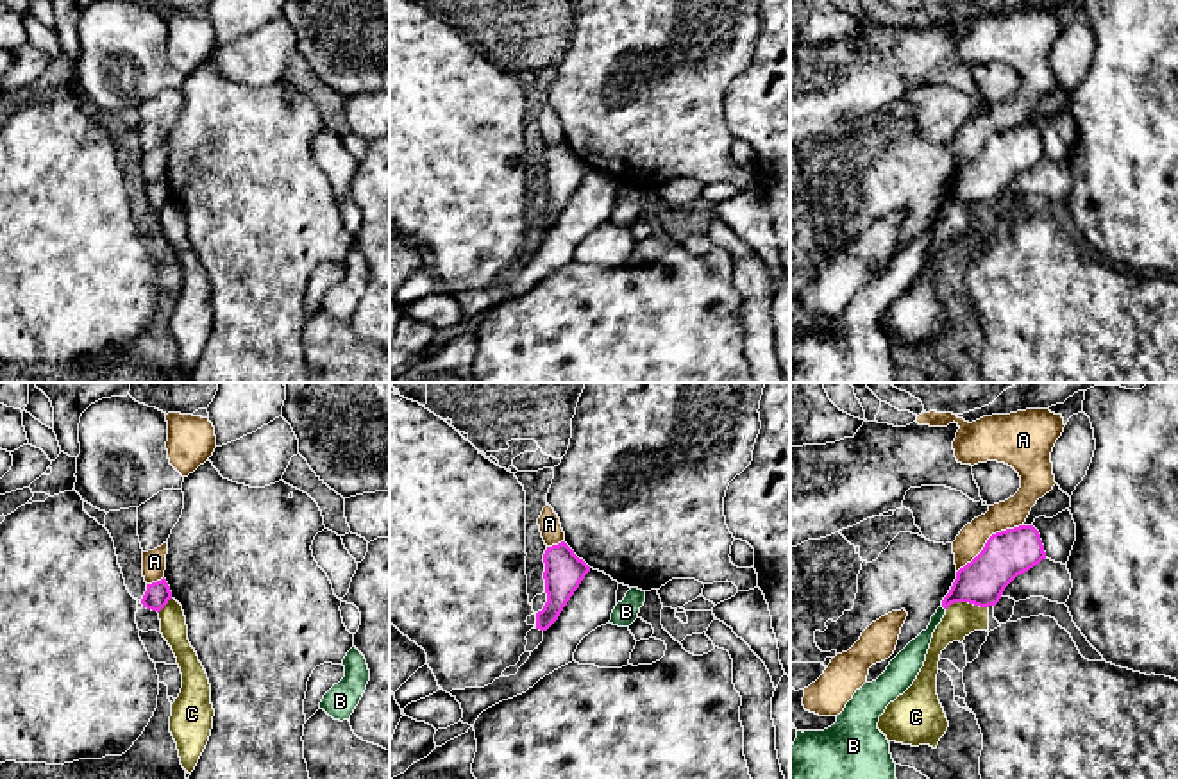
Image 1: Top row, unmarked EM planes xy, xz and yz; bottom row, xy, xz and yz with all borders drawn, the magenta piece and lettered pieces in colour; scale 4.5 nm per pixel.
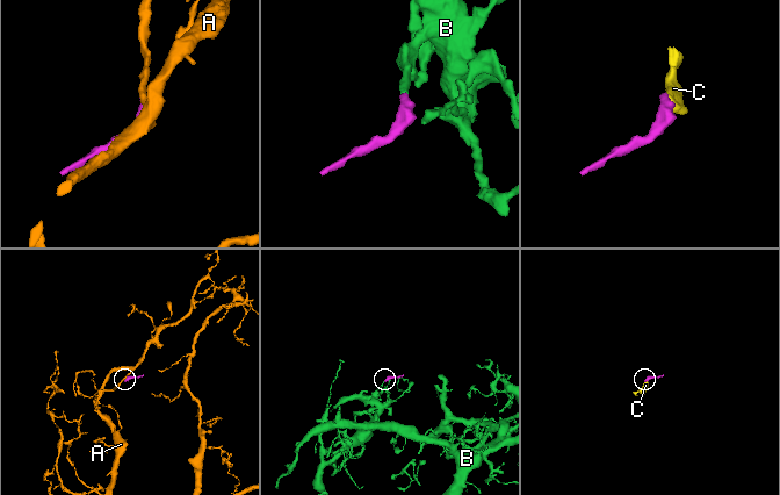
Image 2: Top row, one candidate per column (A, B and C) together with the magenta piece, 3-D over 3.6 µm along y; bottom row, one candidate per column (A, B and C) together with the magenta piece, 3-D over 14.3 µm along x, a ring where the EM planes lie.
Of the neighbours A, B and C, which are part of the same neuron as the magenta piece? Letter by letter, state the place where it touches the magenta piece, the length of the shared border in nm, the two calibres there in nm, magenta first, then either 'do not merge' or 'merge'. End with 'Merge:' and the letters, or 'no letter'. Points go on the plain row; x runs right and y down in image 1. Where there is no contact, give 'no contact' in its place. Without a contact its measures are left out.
A: meets magenta in yz at (987, 140); contact 380 nm long; 220 nm thick on the magenta side, 130 nm on the other; do not merge
B: no contact; merge
C: meets magenta in yz at (966, 201); contact 190 nm long; 200 nm thick on the magenta side, 150 nm on the other; do not merge
Merge: B

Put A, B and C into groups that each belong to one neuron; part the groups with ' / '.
A / B / C

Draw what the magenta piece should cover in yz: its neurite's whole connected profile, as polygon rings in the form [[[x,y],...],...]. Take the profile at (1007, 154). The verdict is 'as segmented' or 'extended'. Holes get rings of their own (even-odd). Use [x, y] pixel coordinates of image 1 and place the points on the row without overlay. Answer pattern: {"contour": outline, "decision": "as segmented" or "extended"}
{"contour": [[[1033,125],[992,134],[983,150],[956,172],[928,229],[876,281],[856,289],[837,322],[824,331],[797,331],[790,347],[790,382],[897,382],[890,343],[878,322],[887,306],[917,279],[946,209],[955,202],[996,205],[1005,188],[1042,159],[1044,145]]], "decision": "extended"}

